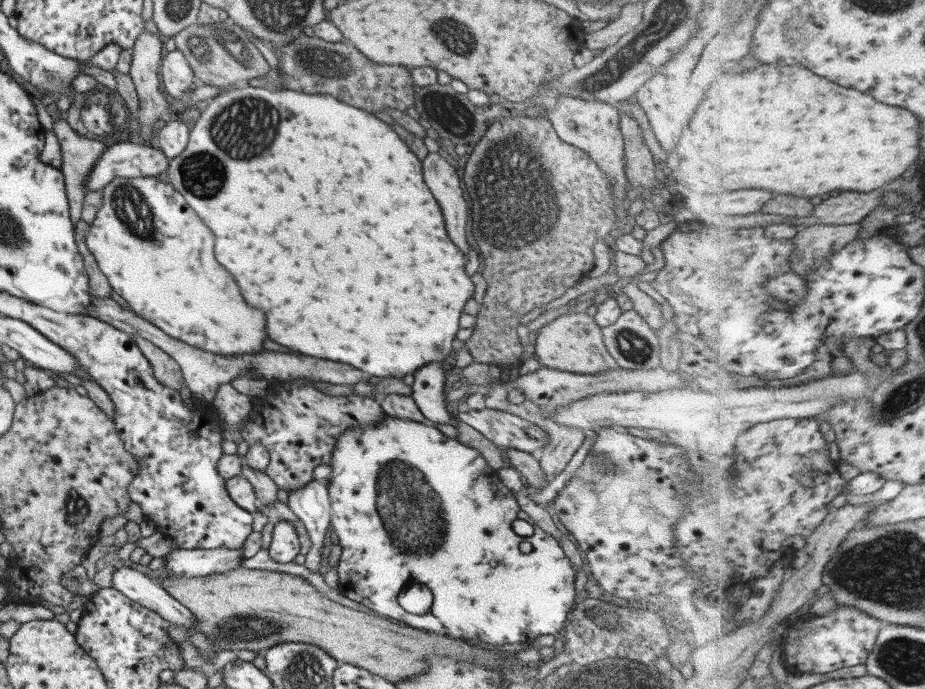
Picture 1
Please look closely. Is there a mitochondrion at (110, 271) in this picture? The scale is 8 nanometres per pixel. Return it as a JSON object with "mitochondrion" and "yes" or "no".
{"mitochondrion":"no"}

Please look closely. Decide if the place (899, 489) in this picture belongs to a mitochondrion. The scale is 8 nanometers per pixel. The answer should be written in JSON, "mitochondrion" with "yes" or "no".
{"mitochondrion":"no"}

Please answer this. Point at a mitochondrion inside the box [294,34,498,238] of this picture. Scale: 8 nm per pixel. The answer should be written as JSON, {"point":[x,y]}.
{"point":[457,119]}

